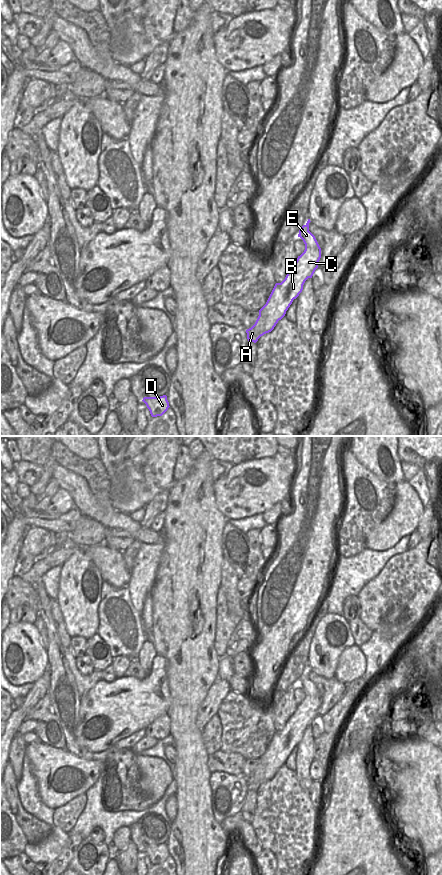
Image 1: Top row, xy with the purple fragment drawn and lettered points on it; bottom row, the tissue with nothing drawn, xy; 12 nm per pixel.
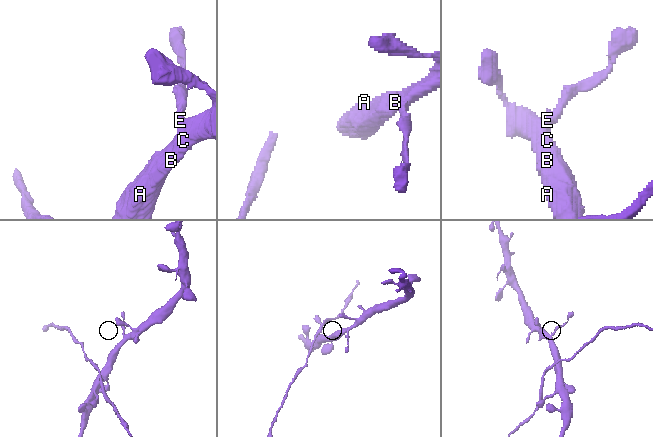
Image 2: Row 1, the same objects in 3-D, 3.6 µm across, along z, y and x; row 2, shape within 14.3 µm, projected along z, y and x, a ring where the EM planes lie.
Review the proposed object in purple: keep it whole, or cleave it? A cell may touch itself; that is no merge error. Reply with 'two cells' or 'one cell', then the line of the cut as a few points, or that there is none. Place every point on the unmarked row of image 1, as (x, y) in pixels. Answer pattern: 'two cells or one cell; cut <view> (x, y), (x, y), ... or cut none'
one cell; cut none

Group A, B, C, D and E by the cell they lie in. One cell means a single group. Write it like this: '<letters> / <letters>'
A B C D E

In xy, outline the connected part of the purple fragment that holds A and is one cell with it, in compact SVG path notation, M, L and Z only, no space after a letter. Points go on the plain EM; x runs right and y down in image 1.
M308 667L298 682L305 692L304 700L298 704L285 727L275 732L266 752L259 758L255 772L246 778L248 789L256 791L261 784L274 777L278 769L285 764L293 748L302 740L305 729L312 726L318 716L321 696L309 679L310 670Z

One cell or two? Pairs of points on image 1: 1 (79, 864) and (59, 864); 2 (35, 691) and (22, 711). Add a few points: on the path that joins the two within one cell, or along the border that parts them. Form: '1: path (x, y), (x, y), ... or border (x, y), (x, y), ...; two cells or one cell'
1: border (80, 843), (68, 864); two cells
2: path (33, 696), (27, 706); one cell

